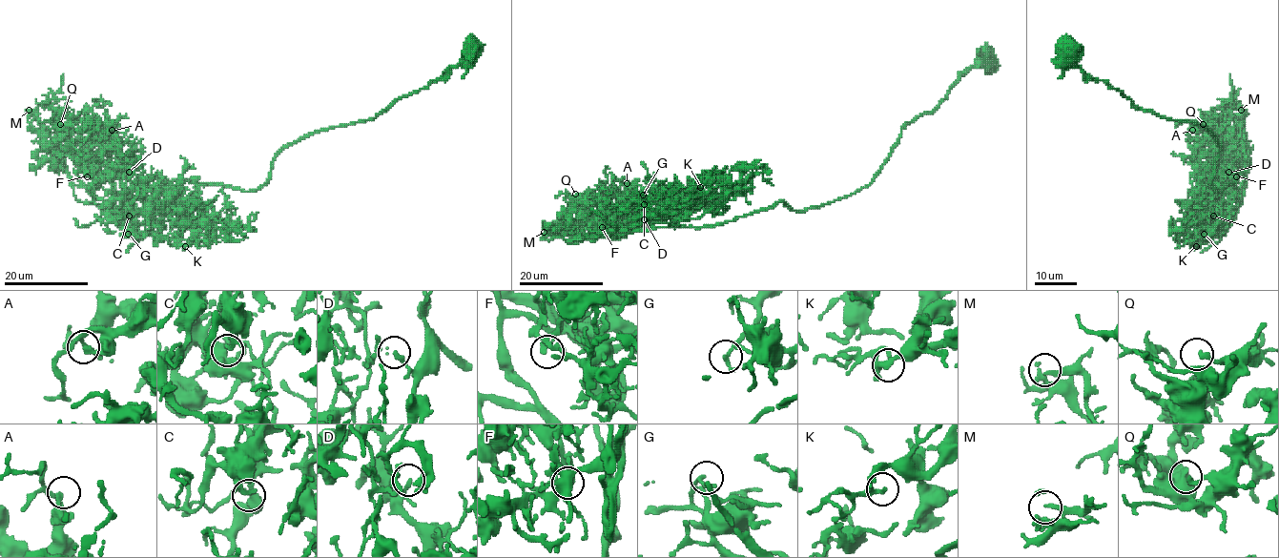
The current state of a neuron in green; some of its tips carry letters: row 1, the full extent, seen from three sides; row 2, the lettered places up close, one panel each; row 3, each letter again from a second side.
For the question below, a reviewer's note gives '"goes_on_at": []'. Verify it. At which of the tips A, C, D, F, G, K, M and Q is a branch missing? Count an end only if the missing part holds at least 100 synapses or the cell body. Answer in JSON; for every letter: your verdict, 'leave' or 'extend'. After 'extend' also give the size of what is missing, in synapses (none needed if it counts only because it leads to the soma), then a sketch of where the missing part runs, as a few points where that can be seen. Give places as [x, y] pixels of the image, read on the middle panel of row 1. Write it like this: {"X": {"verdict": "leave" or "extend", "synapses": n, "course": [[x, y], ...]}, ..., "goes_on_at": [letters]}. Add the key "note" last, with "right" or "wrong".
{"A": {"verdict": "leave"}, "C": {"verdict": "leave"}, "D": {"verdict": "leave"}, "F": {"verdict": "extend", "synapses": 250, "course": [[602, 227], [598, 227], [600, 220], [587, 210], [592, 212], [584, 215], [579, 224], [587, 216]]}, "G": {"verdict": "leave"}, "K": {"verdict": "leave"}, "M": {"verdict": "leave"}, "Q": {"verdict": "leave"}, "goes_on_at": ["F"], "note": "wrong"}

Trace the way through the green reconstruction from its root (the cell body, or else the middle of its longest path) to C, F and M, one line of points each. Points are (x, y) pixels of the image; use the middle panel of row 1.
C: (984, 60), (907, 124), (880, 171), (849, 195), (804, 212), (779, 201), (700, 227), (649, 223), (644, 204)
F: (984, 60), (907, 124), (880, 171), (849, 195), (700, 227), (602, 227)
M: (984, 60), (907, 124), (880, 171), (849, 195), (700, 227), (544, 232)

